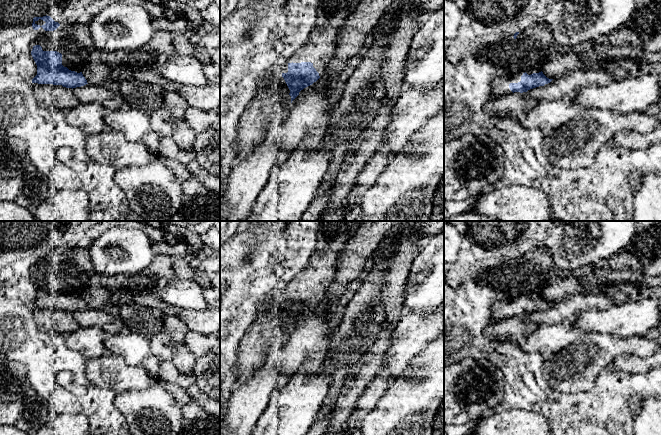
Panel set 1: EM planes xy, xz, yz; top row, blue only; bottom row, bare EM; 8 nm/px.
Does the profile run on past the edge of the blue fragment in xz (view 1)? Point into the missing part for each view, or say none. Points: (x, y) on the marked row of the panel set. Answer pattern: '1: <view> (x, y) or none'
1: none

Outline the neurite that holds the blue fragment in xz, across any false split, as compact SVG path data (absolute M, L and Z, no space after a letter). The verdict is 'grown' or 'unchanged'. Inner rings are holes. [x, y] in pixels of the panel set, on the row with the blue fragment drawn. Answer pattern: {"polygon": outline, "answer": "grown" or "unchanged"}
{"polygon": "M311 62L288 63L288 72L282 73L282 77L290 90L291 103L301 90L312 85L320 78Z", "answer": "unchanged"}

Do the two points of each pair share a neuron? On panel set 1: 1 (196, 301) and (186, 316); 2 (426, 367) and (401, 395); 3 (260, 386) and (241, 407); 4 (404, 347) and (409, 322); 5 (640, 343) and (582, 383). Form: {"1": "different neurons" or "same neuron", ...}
{"1": "different neurons", "2": "same neuron", "3": "same neuron", "4": "same neuron", "5": "same neuron"}

